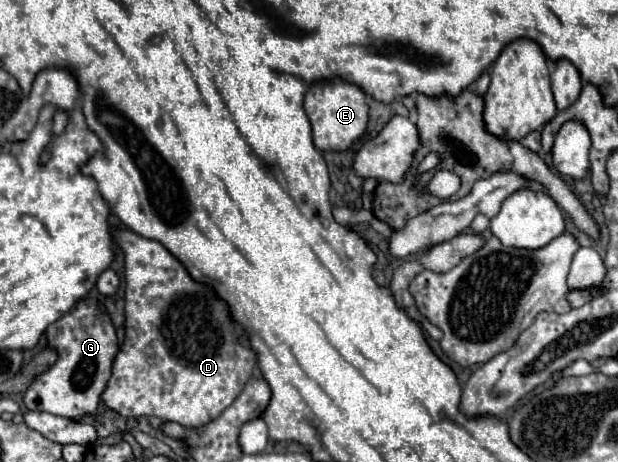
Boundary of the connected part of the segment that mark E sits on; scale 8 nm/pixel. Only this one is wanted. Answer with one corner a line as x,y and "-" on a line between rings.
333,79
335,83
317,83
311,85
311,89
305,95
305,111
311,121
313,129
313,143
319,151
345,151
351,147
355,139
359,139
367,127
367,105
365,105
365,93
351,83
341,83
341,79

